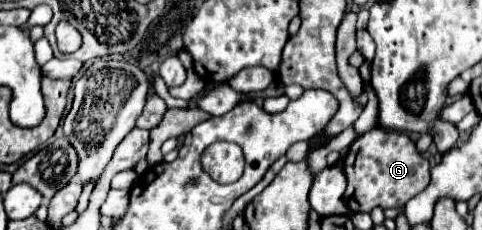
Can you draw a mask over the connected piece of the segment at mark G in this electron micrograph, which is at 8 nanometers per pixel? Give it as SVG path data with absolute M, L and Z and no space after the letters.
M375 125L371 131L359 135L347 151L343 161L347 175L347 195L351 195L351 211L371 213L375 207L401 207L411 197L429 185L429 161L417 151L407 133L387 131Z

